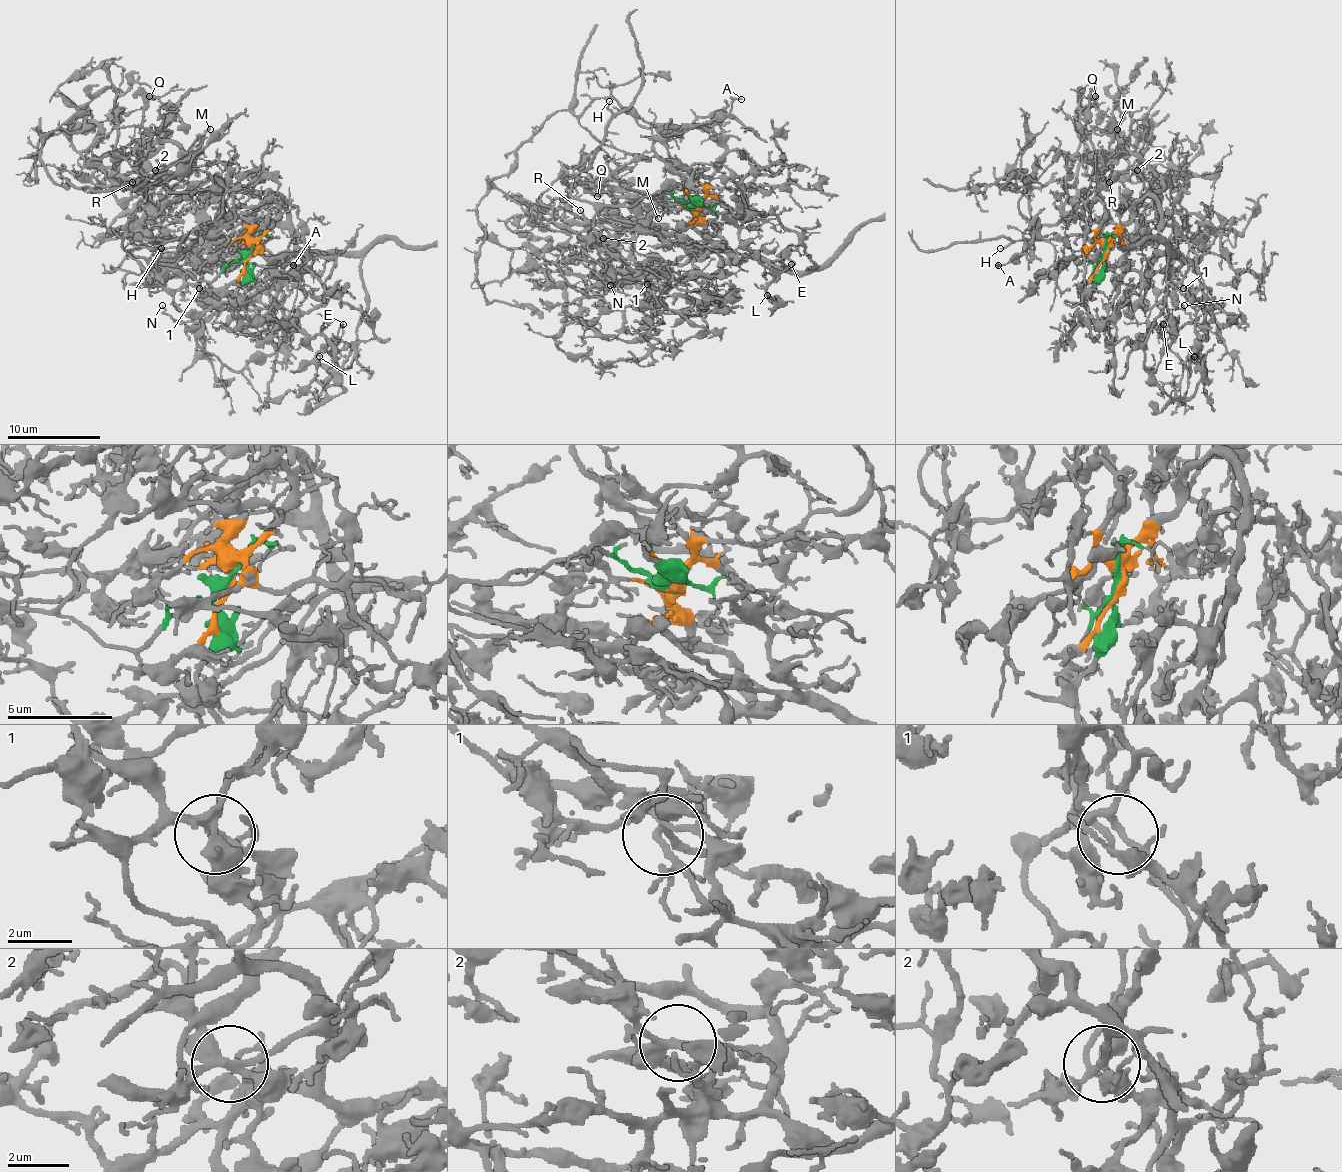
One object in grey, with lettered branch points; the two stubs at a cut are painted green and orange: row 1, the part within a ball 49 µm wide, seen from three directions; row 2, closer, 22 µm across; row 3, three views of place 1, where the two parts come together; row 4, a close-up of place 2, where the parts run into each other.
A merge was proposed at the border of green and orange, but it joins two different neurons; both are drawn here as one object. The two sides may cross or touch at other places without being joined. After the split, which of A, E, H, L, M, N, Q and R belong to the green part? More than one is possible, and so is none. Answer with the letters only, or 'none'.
H, Q

